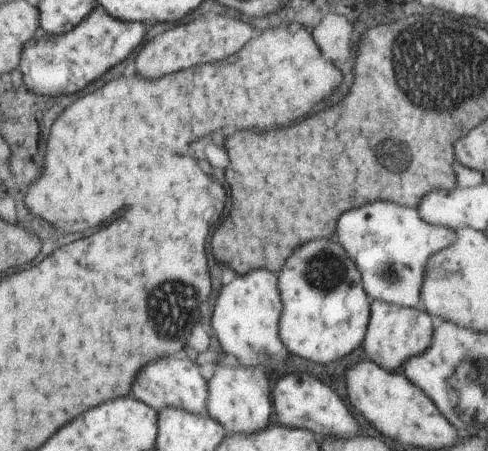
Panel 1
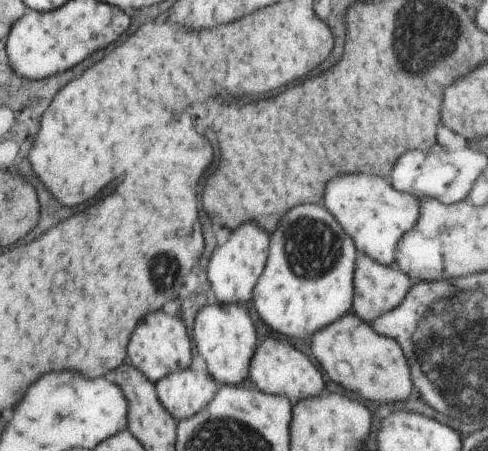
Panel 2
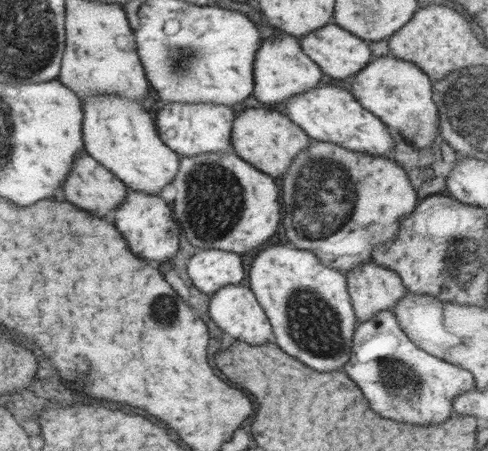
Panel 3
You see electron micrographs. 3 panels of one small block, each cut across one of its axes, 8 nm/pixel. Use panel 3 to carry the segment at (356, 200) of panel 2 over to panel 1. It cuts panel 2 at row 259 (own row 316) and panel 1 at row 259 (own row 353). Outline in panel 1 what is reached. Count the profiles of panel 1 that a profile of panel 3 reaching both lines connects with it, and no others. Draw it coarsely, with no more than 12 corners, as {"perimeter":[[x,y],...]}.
{"perimeter":[[373,202],[337,240],[369,300],[415,308],[429,256],[455,232]]}

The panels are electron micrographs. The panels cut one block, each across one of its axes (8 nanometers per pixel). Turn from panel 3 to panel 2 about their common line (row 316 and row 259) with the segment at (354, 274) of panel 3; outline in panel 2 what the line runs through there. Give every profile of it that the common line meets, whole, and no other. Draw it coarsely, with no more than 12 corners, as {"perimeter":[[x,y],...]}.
{"perimeter":[[357,254],[351,314],[371,326],[399,308],[413,282]]}

